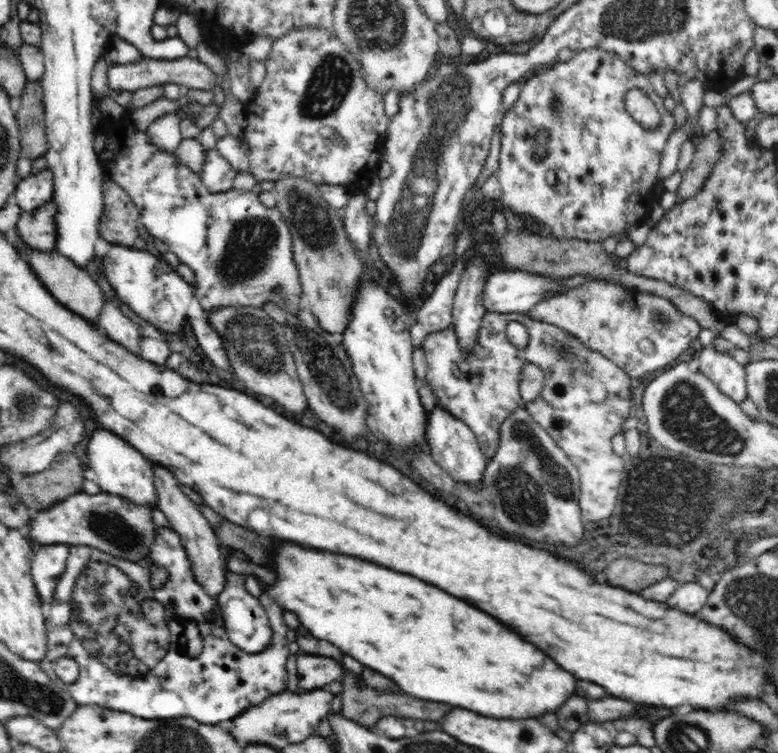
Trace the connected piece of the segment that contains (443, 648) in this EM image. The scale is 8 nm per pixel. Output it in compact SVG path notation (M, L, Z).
M282 542L280 546L278 546L278 552L280 552L280 558L274 558L274 556L270 556L272 559L272 564L269 564L267 567L272 570L276 574L276 580L273 584L266 584L263 589L263 592L268 593L282 610L292 610L296 616L298 616L299 622L301 624L302 630L306 630L314 634L316 638L322 638L322 640L328 640L328 642L332 642L334 646L338 646L342 652L346 652L346 654L350 654L350 656L354 656L358 662L362 662L364 666L370 666L370 668L374 668L374 670L378 670L380 674L384 674L384 676L388 676L388 678L392 678L404 692L408 692L408 694L412 694L412 696L416 696L416 698L424 698L424 700L434 700L434 702L446 702L446 704L452 704L452 706L460 706L460 708L466 708L466 710L472 710L472 712L478 712L478 714L484 714L484 716L494 716L494 718L538 718L540 714L544 714L544 712L552 712L555 713L572 694L576 694L576 684L578 684L578 680L570 674L570 672L566 672L564 668L560 668L552 658L548 658L542 650L538 650L534 644L530 644L530 642L526 642L526 640L520 640L520 636L516 634L516 632L512 632L508 626L504 628L504 624L502 622L498 622L496 618L492 618L490 614L486 614L486 612L482 612L482 610L478 610L478 608L474 608L474 606L470 606L470 604L466 604L466 602L462 602L460 598L454 598L454 596L450 596L450 594L446 594L446 592L442 592L442 590L438 590L436 586L430 586L430 584L426 584L426 582L422 582L422 580L418 580L418 578L414 578L414 576L406 576L406 574L398 574L398 572L392 572L392 570L388 570L388 568L382 568L382 566L374 566L372 562L364 562L364 560L360 560L360 558L350 558L350 556L342 556L342 554L330 554L330 552L314 552L314 550L308 550L308 548L302 548L302 546L296 546L296 544L290 544L290 542Z

